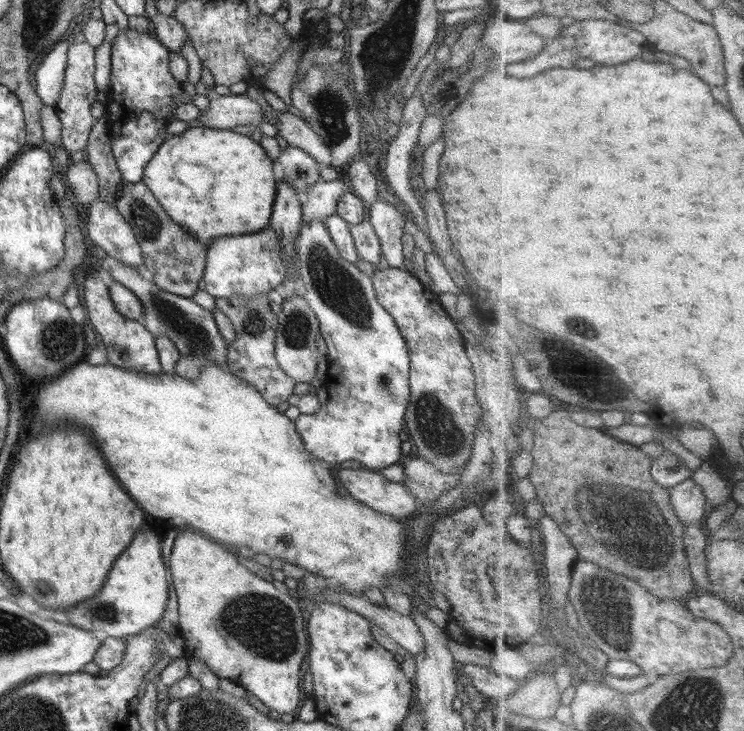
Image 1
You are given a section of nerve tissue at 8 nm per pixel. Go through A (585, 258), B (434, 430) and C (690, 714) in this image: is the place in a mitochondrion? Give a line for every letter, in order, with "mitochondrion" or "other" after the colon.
A: other
B: mitochondrion
C: mitochondrion

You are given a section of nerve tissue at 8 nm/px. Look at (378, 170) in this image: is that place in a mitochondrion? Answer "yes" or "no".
no

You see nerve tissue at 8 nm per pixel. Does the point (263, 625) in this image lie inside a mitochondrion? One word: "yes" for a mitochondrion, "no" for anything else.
yes

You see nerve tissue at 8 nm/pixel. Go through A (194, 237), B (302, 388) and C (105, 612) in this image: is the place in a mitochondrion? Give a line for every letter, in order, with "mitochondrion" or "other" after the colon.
A: other
B: other
C: mitochondrion

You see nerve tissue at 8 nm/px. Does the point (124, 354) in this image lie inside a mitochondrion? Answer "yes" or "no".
yes

